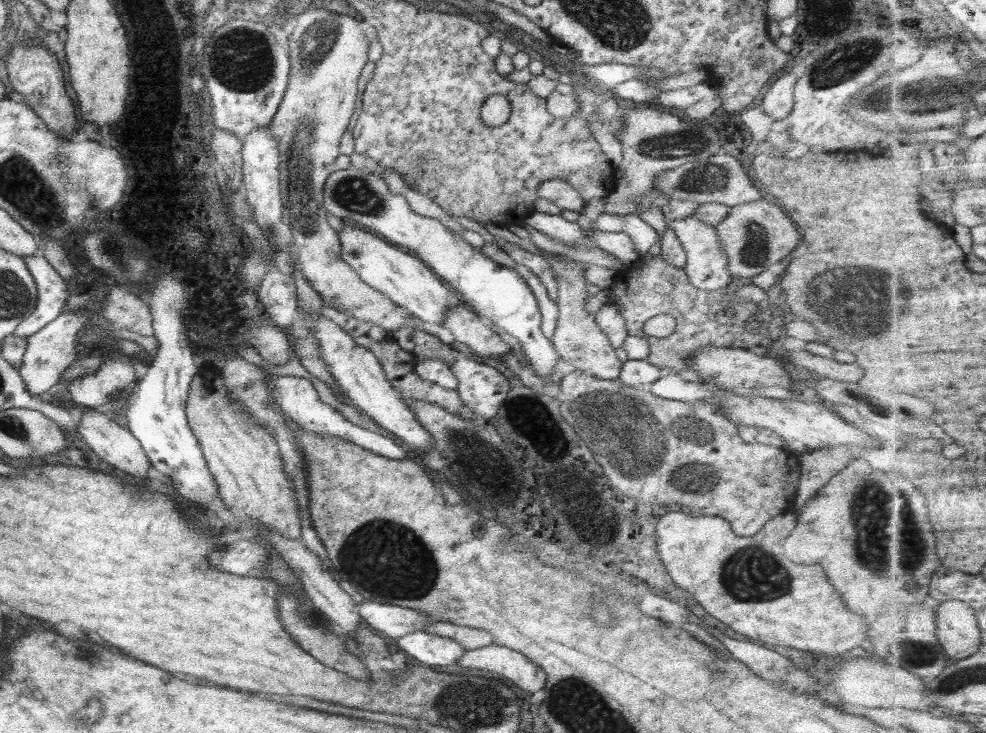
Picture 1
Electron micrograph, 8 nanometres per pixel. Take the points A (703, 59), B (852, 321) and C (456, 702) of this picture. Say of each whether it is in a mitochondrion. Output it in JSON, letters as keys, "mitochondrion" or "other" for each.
{"A":"other","B":"mitochondrion","C":"mitochondrion"}

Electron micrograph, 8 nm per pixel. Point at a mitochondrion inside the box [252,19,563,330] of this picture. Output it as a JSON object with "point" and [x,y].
{"point":[422,164]}

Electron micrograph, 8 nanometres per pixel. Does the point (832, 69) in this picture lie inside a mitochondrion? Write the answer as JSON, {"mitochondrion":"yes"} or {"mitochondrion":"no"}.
{"mitochondrion":"yes"}

